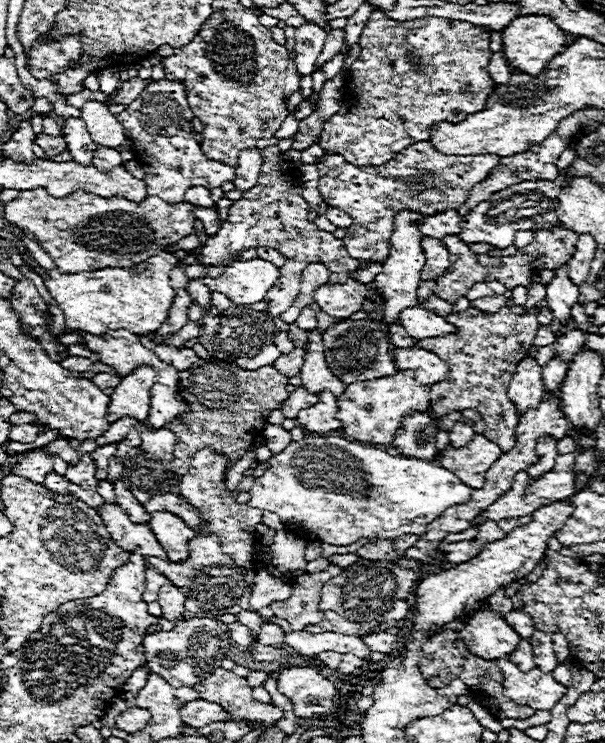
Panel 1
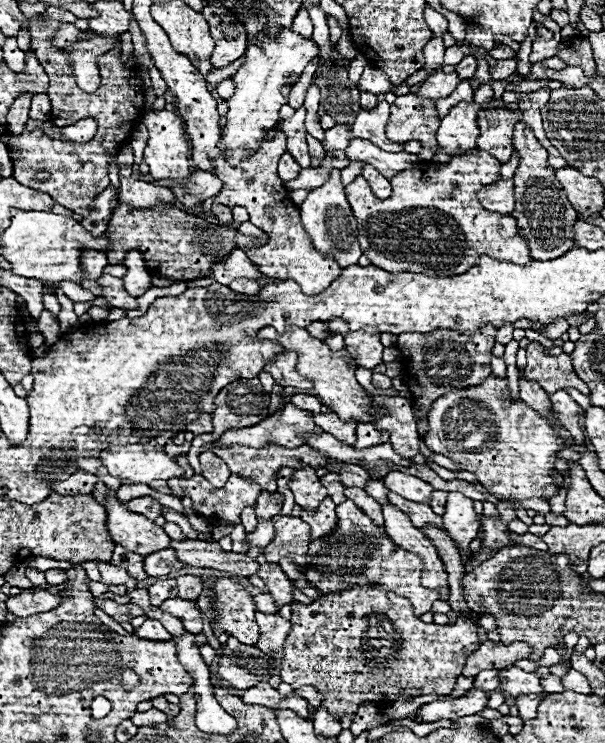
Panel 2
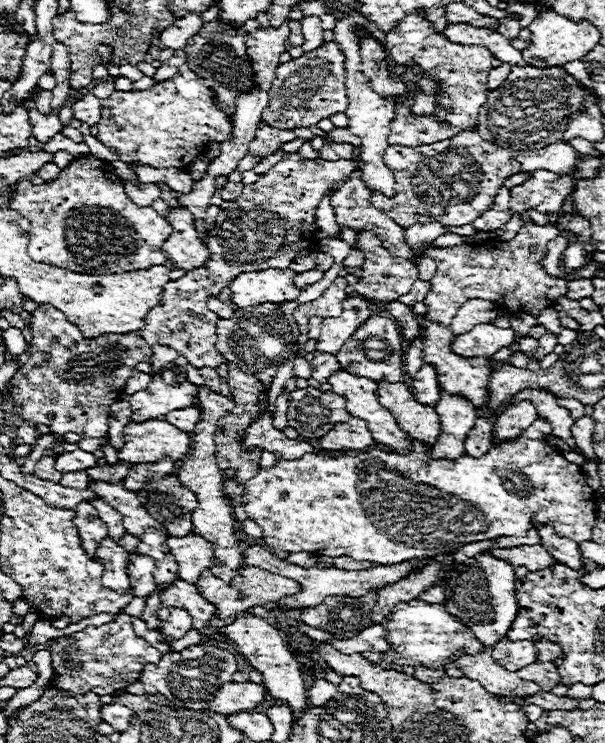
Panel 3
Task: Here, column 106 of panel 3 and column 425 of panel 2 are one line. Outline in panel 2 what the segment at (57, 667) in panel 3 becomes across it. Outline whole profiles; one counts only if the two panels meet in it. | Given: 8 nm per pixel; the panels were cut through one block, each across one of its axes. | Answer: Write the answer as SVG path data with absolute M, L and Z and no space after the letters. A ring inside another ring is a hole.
M374 586L330 592L308 606L294 602L292 630L282 656L282 680L294 688L316 686L326 696L322 708L338 718L356 712L360 704L384 706L396 700L386 698L384 688L420 688L420 692L410 692L410 698L450 694L468 656L478 650L478 616L470 612L450 626L426 624L414 616L410 600Z

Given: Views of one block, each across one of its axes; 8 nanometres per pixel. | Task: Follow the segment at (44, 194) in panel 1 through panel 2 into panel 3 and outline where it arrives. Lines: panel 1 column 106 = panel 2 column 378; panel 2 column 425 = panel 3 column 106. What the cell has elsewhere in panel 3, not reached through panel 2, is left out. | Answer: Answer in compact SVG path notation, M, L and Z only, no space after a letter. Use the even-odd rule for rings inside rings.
M84 156L70 162L56 180L40 186L28 180L16 184L10 210L16 210L30 220L28 256L36 262L56 264L72 272L132 272L166 262L162 242L170 236L170 224L156 210L148 206L136 206L132 200L128 200L120 178L114 174L110 164L106 166L106 160Z

